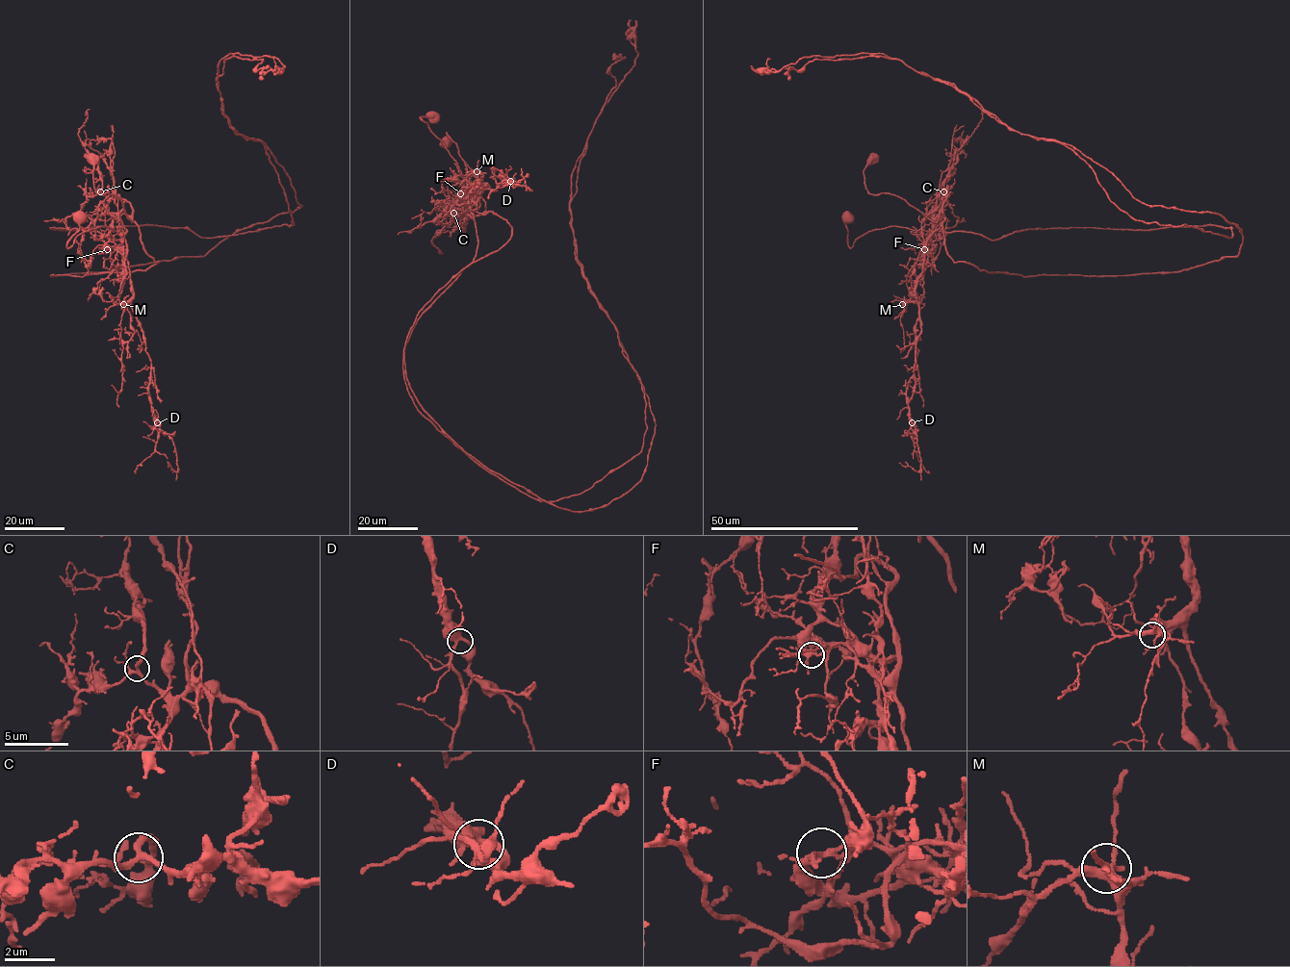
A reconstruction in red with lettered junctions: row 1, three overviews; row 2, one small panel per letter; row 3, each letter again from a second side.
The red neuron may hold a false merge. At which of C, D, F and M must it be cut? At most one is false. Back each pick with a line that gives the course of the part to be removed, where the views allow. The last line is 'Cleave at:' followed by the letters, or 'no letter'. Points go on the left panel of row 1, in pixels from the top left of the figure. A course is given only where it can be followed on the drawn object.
F: (107, 249), (125, 214), (158, 262), (50, 275), (203, 256), (301, 206), (223, 114), (225, 60), (260, 80)
Cleave at: F

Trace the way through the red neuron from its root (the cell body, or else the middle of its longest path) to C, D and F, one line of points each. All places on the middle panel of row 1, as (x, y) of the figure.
C: (433, 117), (421, 118), (456, 162), (467, 183), (470, 211), (479, 203), (463, 202), (461, 213), (453, 213)
D: (433, 117), (421, 118), (456, 162), (471, 212), (486, 185), (495, 190), (504, 184), (503, 175), (510, 181)
F: (433, 117), (421, 118), (456, 162), (467, 183), (470, 211), (479, 206), (480, 194), (460, 193)

